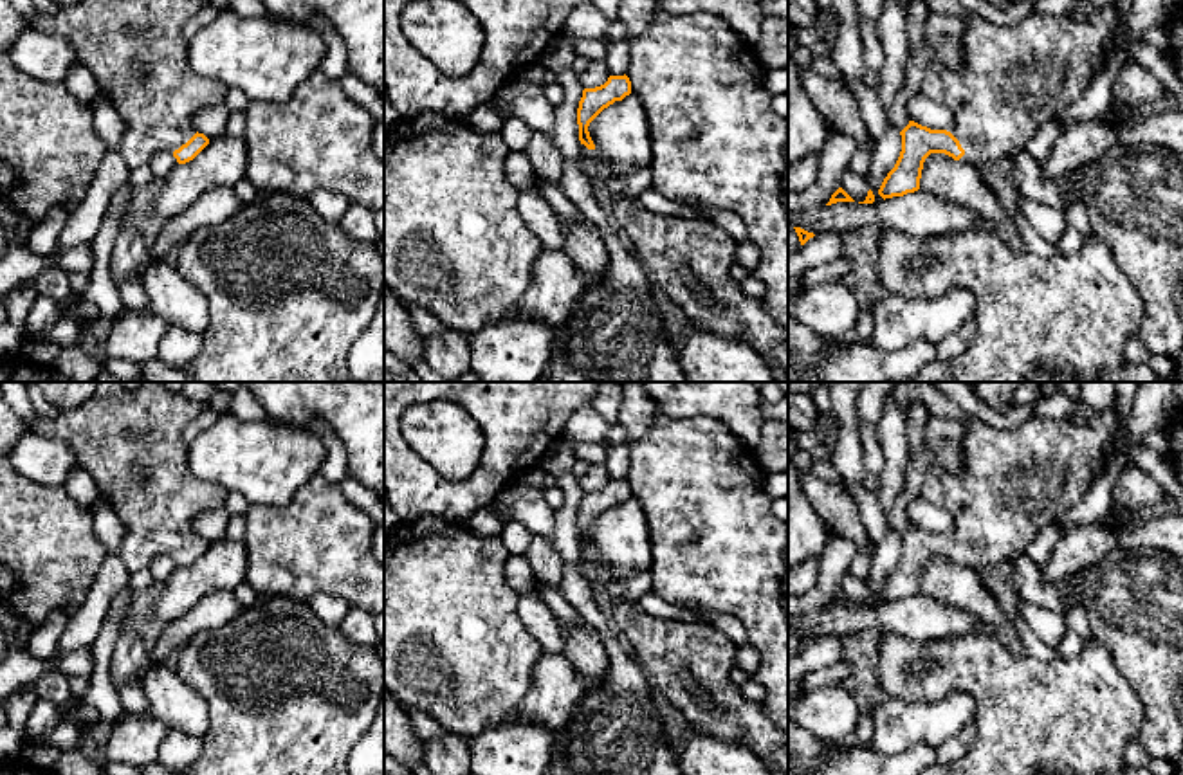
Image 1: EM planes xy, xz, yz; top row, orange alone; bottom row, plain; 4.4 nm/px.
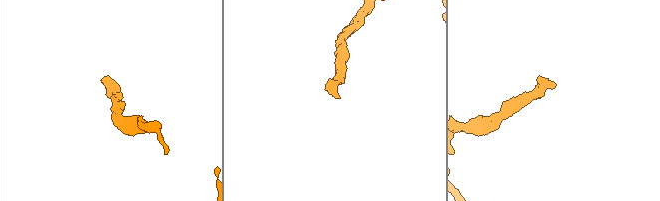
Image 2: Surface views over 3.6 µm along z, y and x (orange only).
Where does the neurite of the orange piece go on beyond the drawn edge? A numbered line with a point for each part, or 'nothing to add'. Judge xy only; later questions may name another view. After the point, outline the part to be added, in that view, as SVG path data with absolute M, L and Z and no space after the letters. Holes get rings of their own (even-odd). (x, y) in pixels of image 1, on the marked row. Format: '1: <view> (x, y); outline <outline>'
1: xy (157, 107); outline M81 0L52 14L36 13L29 23L69 41L99 88L110 96L124 123L119 151L130 173L148 166L155 153L173 153L186 144L197 133L193 117L225 101L229 88L189 65L182 29L200 7L198 0Z

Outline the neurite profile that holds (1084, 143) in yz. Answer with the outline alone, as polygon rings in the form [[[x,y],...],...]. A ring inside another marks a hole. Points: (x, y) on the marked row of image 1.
[[[1095,117],[1075,124],[1059,137],[1048,157],[1042,160],[1042,177],[1059,178],[1100,159],[1116,146],[1118,132],[1105,117]]]

